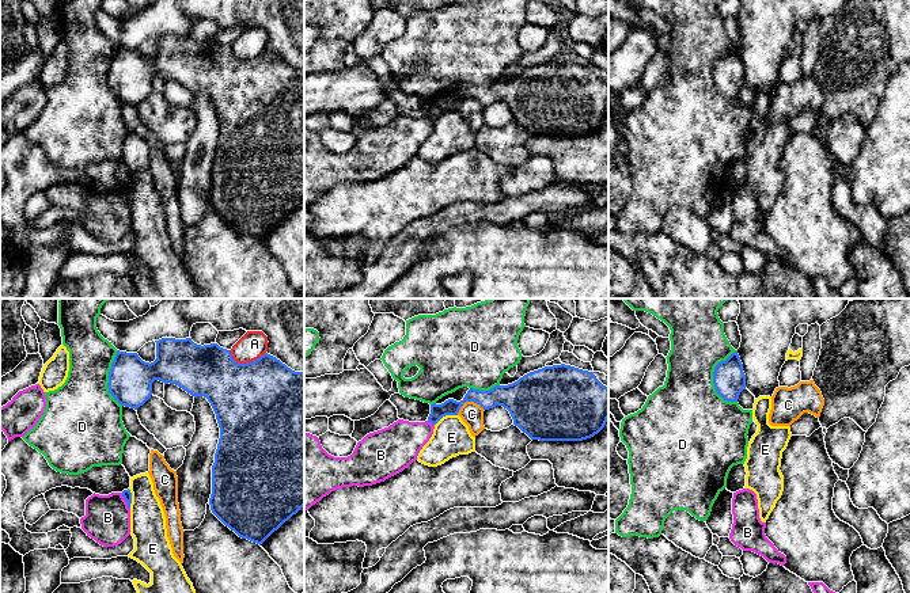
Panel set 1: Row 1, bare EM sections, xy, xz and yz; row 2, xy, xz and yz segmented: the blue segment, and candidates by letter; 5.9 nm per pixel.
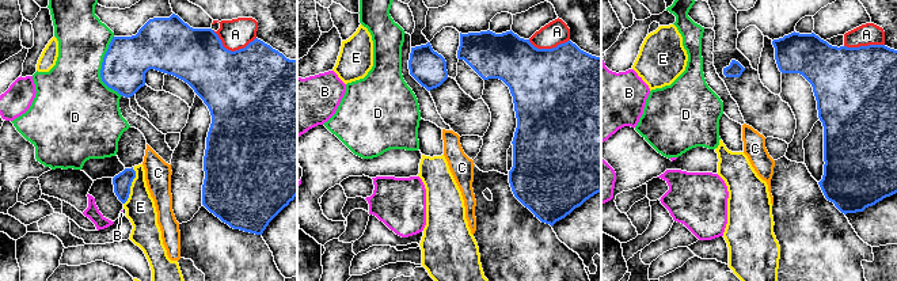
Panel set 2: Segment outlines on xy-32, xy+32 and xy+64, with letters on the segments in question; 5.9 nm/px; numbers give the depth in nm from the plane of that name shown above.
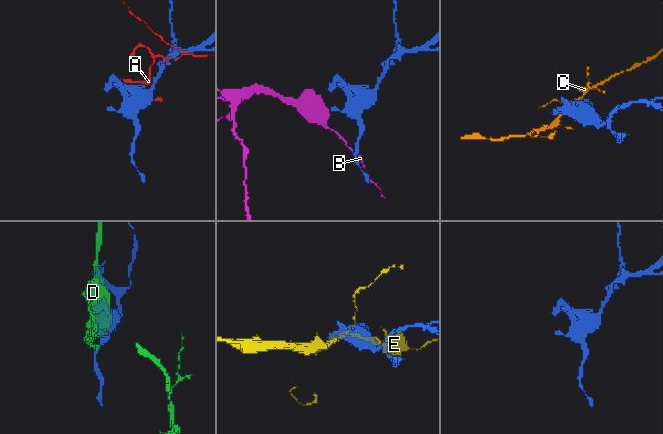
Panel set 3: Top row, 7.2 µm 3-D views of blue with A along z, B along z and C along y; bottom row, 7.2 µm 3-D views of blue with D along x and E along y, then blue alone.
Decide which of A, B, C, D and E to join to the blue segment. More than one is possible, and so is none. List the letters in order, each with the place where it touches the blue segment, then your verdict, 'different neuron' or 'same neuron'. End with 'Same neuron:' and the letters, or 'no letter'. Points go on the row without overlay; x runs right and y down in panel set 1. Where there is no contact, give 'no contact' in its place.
A: meets blue in xy at (246, 59); different neuron
B: meets blue in xy at (125, 196); different neuron
C: meets blue in xz at (469, 97); different neuron
D: meets blue in yz at (713, 69); different neuron
E: meets blue in xz at (446, 110); different neuron
Same neuron: no letter

